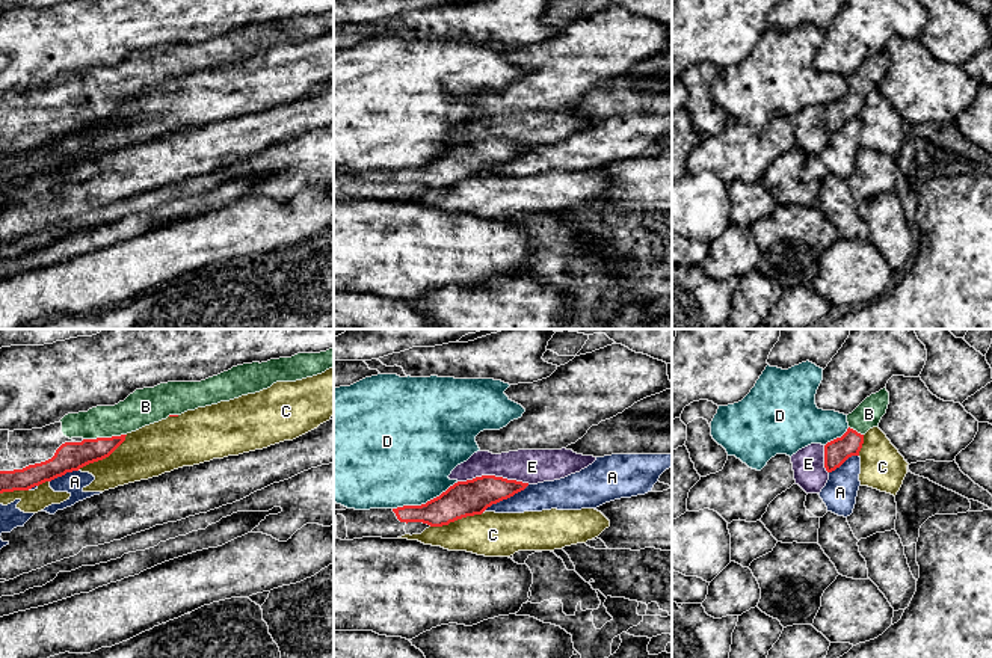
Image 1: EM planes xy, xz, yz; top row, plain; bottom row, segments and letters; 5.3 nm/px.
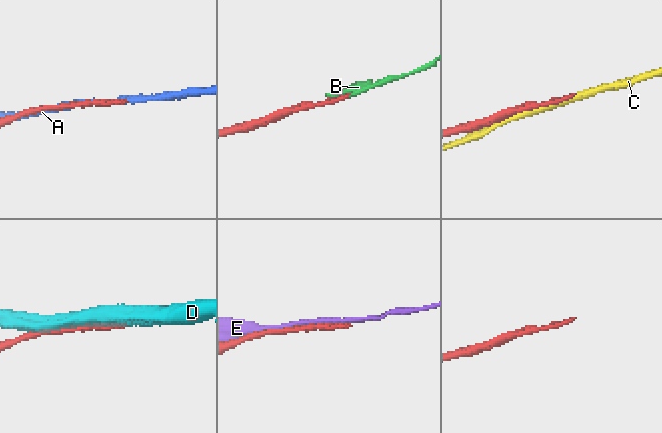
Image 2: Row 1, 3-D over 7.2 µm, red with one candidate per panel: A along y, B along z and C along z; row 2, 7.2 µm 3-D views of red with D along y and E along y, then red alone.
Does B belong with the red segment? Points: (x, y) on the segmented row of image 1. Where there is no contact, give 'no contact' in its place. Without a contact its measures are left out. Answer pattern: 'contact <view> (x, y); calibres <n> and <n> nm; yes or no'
contact xy (104, 438); calibres 160 and 190 nm; yes

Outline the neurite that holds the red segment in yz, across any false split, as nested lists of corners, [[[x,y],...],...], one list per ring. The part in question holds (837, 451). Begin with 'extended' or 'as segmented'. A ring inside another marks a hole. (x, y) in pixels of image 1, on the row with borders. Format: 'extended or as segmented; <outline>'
extended; [[[886,388],[867,397],[852,414],[847,415],[849,429],[841,436],[824,445],[824,468],[827,472],[840,468],[849,457],[859,456],[864,435],[879,427],[889,404]]]

